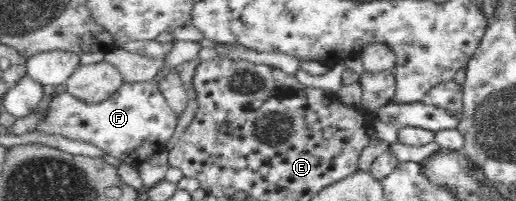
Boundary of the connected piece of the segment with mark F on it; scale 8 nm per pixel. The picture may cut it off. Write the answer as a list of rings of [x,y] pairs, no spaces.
[[[157,77],[149,82],[125,83],[111,98],[98,105],[88,105],[64,92],[52,98],[47,114],[38,123],[36,131],[92,144],[120,162],[138,167],[146,163],[152,154],[166,148],[178,118],[160,93]]]

